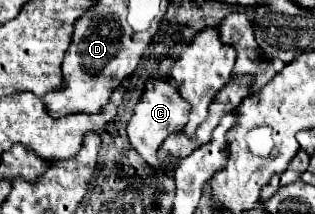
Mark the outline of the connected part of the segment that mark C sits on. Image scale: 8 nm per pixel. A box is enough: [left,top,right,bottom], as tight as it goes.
[127,79,187,165]

